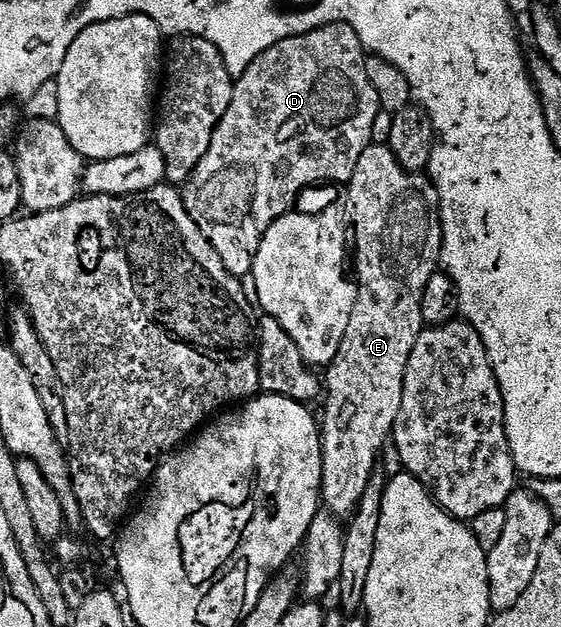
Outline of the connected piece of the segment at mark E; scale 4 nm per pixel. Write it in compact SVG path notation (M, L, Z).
M371 145L364 149L364 153L360 157L360 161L356 165L356 169L354 170L354 175L350 179L348 184L348 190L350 190L350 211L348 207L348 215L354 218L354 227L352 223L352 247L358 250L358 279L356 278L358 296L356 297L356 305L352 309L352 313L350 314L350 320L348 321L348 325L346 326L346 332L344 333L344 341L340 345L340 349L336 353L336 357L334 358L333 363L330 364L328 370L324 375L324 399L326 395L326 412L323 415L320 415L320 430L322 432L322 497L321 502L324 504L325 510L326 507L331 511L334 515L346 515L345 517L353 516L354 510L358 507L358 502L362 500L364 497L364 489L368 488L369 479L372 477L376 466L379 464L378 454L382 451L382 446L387 446L388 440L391 438L392 432L394 430L394 422L396 421L396 417L400 413L400 401L404 397L404 373L408 369L408 357L412 357L412 349L416 345L416 341L420 337L420 333L424 329L424 324L422 321L422 314L420 313L420 297L424 293L424 285L428 285L428 277L432 277L435 271L439 270L440 260L442 258L442 218L440 217L440 213L438 212L438 191L434 188L434 183L430 180L429 174L426 173L411 173L406 171L400 165L400 161L396 161L396 157L392 152L390 152L389 146L386 145Z

